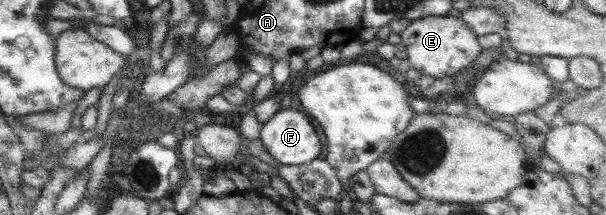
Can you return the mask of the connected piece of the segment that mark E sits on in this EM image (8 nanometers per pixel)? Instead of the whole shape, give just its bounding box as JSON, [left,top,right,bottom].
[398,16,481,78]

